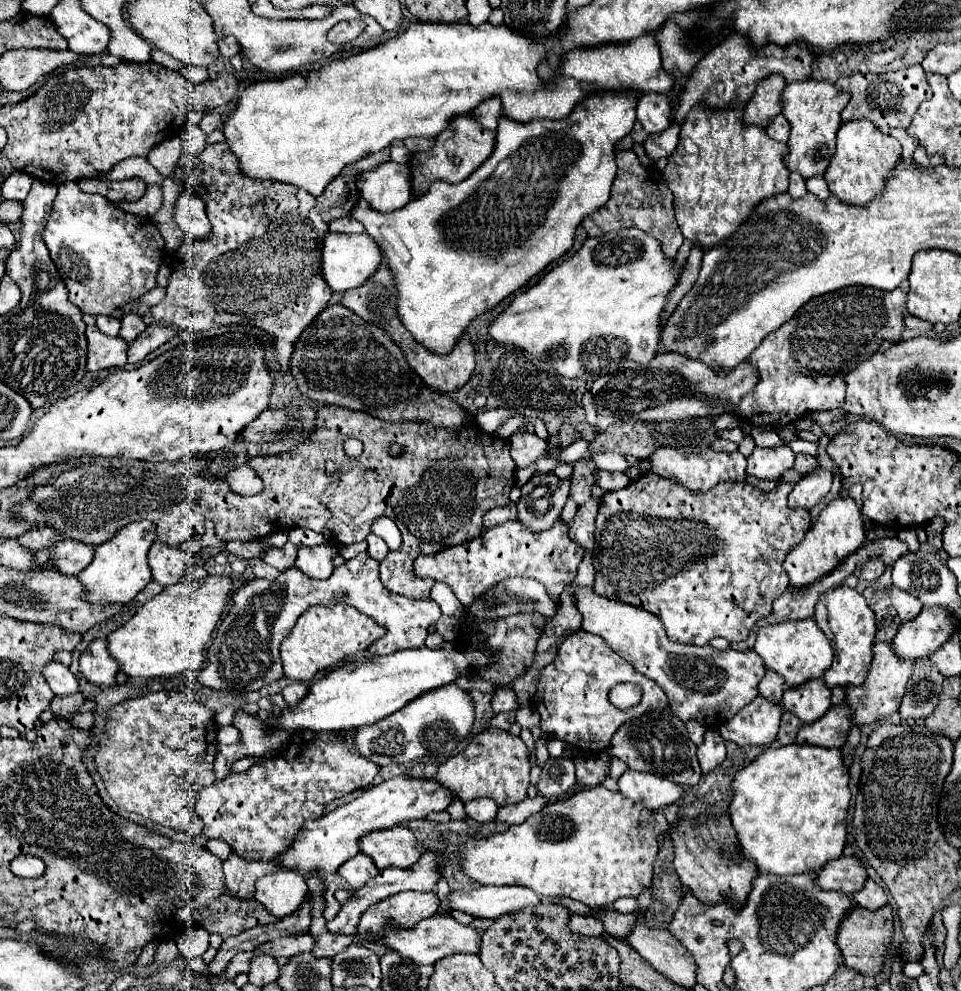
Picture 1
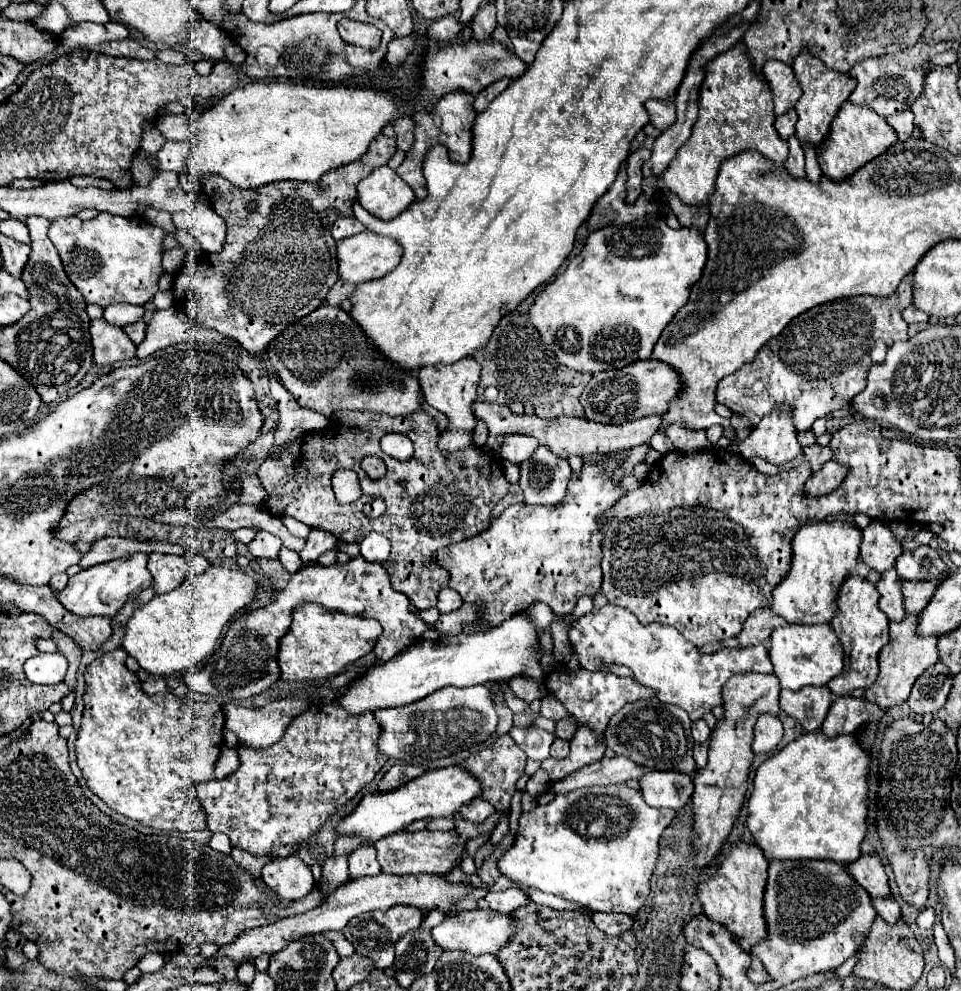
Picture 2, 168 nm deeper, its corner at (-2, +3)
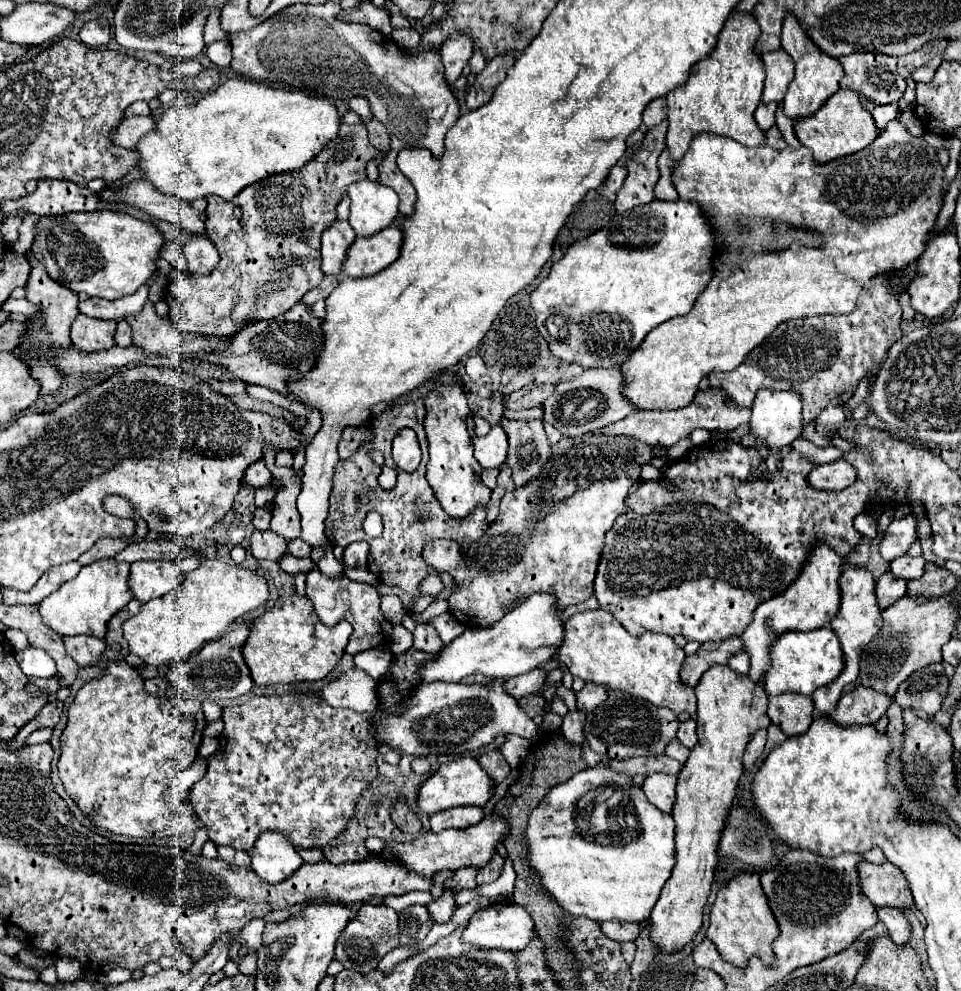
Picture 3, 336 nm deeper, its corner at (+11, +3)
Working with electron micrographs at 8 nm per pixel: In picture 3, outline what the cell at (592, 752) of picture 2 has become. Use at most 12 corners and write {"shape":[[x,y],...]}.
{"shape":[[572,710],[564,716],[562,734],[572,744],[584,742],[586,712]]}

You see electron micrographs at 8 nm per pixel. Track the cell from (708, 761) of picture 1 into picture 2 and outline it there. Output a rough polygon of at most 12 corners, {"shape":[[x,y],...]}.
{"shape":[[709,742],[695,744],[693,748],[697,768],[707,764]]}

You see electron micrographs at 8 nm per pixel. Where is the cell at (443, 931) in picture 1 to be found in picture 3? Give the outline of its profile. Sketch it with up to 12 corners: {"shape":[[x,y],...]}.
{"shape":[[520,904],[478,910],[462,940],[480,948],[526,948],[532,916]]}

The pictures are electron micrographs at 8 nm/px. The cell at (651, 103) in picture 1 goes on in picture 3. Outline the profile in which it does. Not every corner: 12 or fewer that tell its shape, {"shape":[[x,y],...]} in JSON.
{"shape":[[666,98],[652,100],[644,112],[646,128],[658,126],[668,116]]}

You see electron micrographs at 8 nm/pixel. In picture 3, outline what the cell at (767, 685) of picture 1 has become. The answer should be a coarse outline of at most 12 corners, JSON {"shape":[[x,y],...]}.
{"shape":[[714,664],[694,688],[698,744],[678,776],[676,866],[650,940],[702,926],[716,848],[766,692]]}

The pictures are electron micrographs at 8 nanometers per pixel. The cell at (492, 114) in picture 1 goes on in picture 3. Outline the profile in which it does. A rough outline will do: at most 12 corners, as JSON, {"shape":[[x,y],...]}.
{"shape":[[508,52],[488,60],[468,88],[470,110],[484,106],[514,66]]}

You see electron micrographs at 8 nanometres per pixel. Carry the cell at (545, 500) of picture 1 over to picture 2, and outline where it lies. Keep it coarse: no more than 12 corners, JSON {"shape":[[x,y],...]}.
{"shape":[[539,446],[521,462],[529,506],[561,504],[569,462]]}

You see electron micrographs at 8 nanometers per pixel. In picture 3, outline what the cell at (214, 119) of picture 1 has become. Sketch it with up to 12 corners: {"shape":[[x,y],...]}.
{"shape":[[152,116],[124,118],[112,142],[130,148],[154,128]]}

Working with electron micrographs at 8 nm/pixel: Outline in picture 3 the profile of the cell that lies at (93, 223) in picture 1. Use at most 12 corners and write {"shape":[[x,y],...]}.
{"shape":[[124,212],[40,216],[32,256],[106,300],[156,272],[164,236]]}

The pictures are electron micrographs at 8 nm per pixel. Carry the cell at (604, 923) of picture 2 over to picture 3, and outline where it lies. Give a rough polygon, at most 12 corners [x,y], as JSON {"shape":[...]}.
{"shape":[[608,920],[602,932],[616,942],[636,940],[640,924]]}

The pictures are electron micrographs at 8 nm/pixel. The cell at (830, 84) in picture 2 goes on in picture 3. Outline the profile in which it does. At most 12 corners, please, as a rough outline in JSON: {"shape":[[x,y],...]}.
{"shape":[[796,16],[782,22],[782,48],[796,76],[782,102],[796,120],[840,88],[844,68],[820,52]]}

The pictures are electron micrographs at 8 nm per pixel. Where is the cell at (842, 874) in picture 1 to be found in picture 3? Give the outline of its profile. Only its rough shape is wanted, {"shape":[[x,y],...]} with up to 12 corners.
{"shape":[[862,862],[864,894],[878,908],[920,916],[894,864]]}

